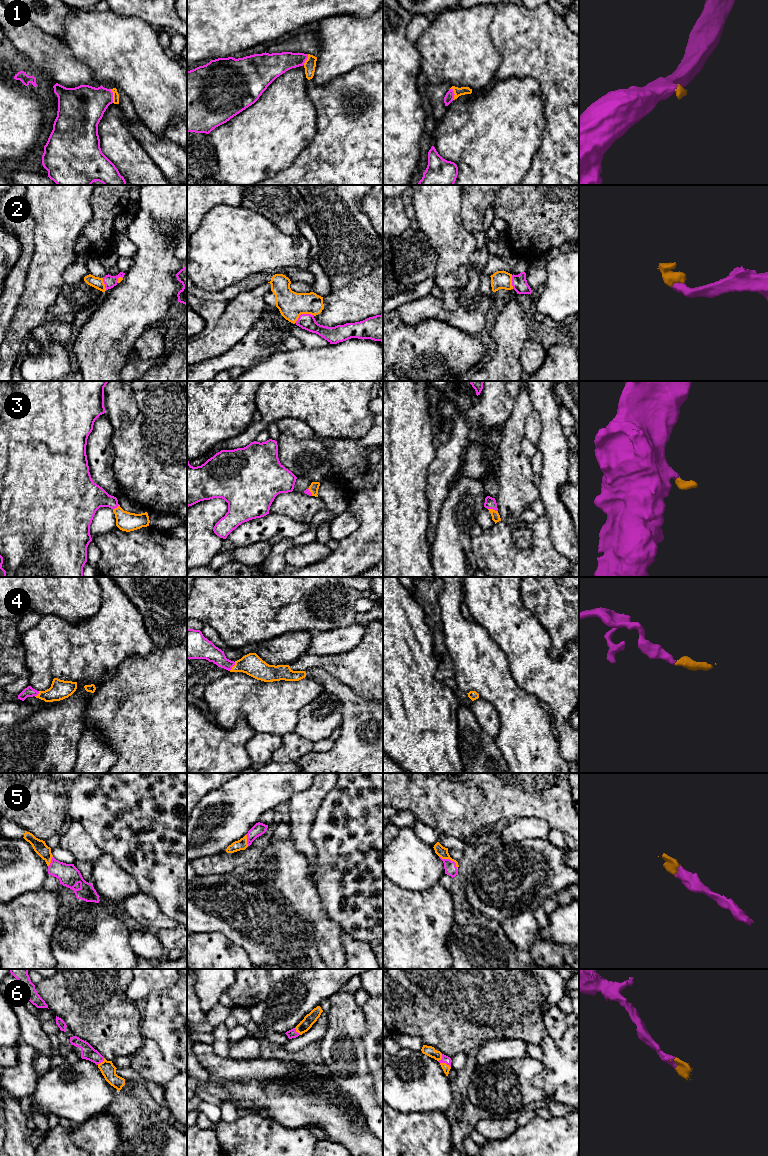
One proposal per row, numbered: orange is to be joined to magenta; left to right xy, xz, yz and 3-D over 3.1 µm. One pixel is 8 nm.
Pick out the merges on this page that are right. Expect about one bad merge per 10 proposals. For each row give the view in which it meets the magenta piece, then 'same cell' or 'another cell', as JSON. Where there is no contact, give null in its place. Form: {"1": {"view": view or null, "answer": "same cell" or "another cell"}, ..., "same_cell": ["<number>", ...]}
{"1": {"view": "xy", "answer": "same cell"}, "2": {"view": "xz", "answer": "same cell"}, "3": {"view": "yz", "answer": "same cell"}, "4": {"view": "xz", "answer": "same cell"}, "5": {"view": "yz", "answer": "same cell"}, "6": {"view": "yz", "answer": "same cell"}, "same_cell": ["1", "2", "3", "4", "5", "6"]}

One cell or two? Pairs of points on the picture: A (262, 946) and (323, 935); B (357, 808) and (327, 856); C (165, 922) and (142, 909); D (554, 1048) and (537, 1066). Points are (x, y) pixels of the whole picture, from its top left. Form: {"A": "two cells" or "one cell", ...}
{"A": "two cells", "B": "one cell", "C": "one cell", "D": "two cells"}

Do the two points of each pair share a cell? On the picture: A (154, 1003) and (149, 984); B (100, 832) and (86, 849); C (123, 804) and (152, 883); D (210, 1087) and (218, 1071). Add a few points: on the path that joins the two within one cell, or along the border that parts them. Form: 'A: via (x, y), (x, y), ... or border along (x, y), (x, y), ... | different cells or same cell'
A: border along (173, 984), (167, 988), (154, 990), (145, 999) | different cells
B: border along (79, 822), (92, 841), (103, 852) | different cells
C: via (132, 824), (133, 834), (152, 853), (152, 863) | same cell
D: border along (210, 1078), (220, 1082) | different cells

